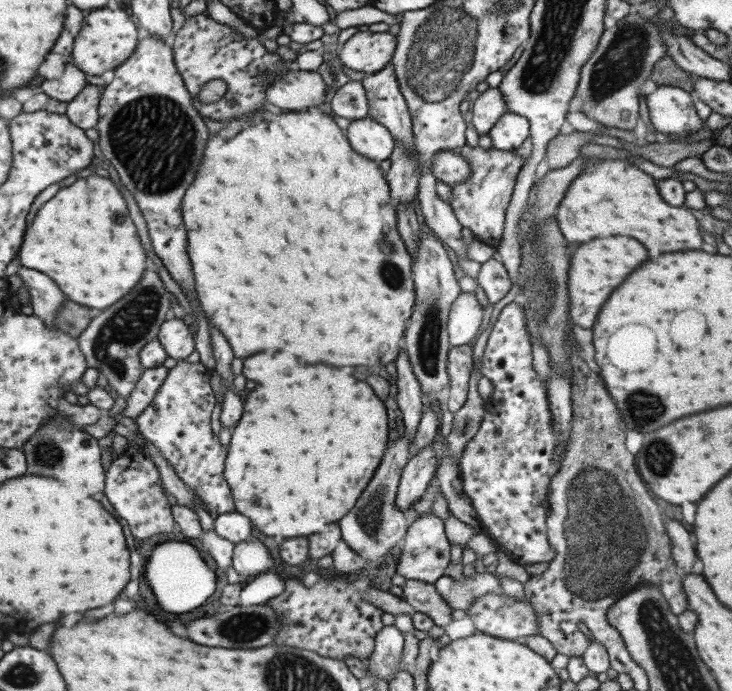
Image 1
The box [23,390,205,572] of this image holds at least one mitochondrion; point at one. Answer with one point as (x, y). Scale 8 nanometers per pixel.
(46, 454)

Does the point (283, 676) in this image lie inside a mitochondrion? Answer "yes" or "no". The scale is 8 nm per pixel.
yes

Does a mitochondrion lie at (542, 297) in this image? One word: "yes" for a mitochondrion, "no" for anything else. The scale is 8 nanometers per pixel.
yes

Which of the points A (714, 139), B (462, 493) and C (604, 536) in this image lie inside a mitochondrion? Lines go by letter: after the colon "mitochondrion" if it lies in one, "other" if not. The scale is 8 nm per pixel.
A: other
B: other
C: mitochondrion

